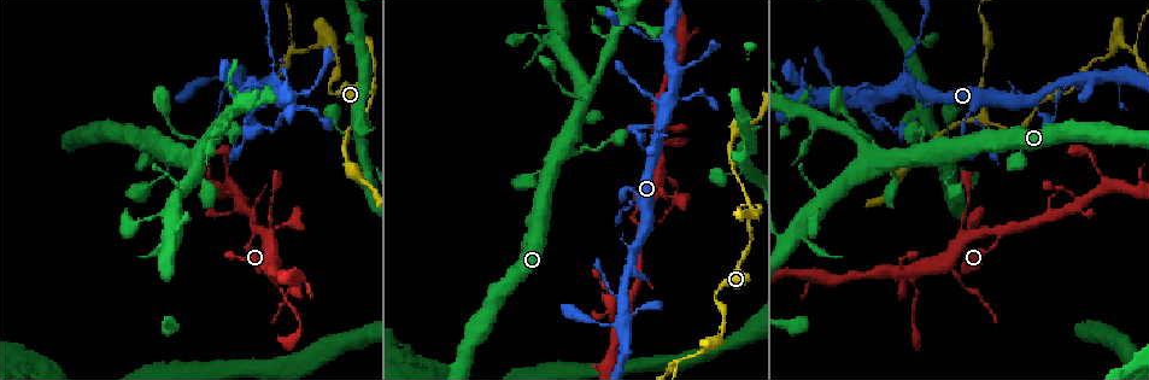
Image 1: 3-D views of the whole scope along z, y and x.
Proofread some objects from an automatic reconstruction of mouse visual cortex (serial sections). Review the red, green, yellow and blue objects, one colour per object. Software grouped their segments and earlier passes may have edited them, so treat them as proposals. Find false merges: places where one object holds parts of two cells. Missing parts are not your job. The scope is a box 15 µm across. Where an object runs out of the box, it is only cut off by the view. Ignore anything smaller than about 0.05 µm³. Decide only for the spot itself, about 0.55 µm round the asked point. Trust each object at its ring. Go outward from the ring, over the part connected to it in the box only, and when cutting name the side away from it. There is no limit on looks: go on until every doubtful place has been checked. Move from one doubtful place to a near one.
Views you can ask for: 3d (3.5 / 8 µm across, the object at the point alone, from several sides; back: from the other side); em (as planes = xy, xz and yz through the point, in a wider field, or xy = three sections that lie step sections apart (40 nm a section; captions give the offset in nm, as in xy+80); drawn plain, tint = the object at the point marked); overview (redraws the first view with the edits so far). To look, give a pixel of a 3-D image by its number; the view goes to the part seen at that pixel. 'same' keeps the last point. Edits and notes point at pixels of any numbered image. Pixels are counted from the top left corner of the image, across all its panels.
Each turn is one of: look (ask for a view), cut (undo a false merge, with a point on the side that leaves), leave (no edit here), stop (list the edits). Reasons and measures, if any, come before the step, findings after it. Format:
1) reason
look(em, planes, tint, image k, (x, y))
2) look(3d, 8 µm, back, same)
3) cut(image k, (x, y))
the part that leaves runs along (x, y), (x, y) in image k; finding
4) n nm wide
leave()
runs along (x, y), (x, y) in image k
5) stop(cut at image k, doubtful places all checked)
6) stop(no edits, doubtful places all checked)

a narrow waist
look(3d, 3.5 µm, image 1, (905, 58))

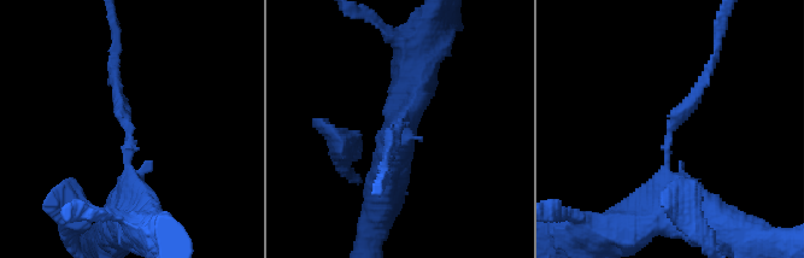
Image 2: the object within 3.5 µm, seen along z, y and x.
look(em, xy, step 2, tint, image 2, (667, 133))

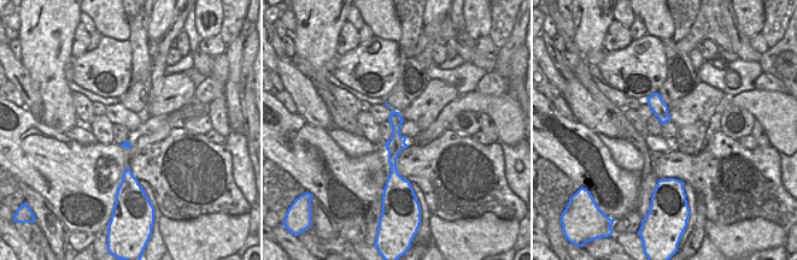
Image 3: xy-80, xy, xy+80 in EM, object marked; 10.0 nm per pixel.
leave()
runs along (396, 114), (391, 178) in image 3; continuous, no second cell

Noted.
narrows sharply
look(3d, 8 µm, image 1, (998, 235))

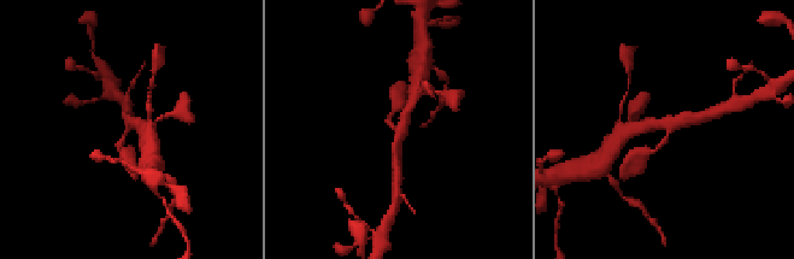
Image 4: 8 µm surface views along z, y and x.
zoom in
look(3d, 3.5 µm, image 4, (397, 131))

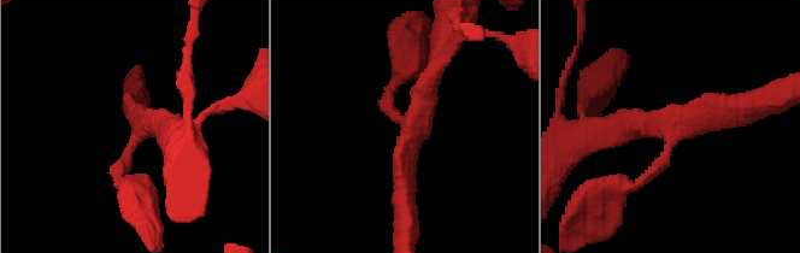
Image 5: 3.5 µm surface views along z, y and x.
3 arms; arms of 150, 250, 250 nm
look(em, xy, step 1, tint, image 5, (671, 132))

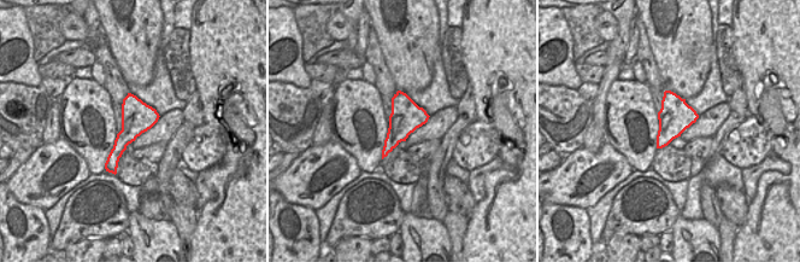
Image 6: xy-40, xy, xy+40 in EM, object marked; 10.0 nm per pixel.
leave()
runs along (124, 187), (140, 131), (169, 128) in image 5; all the same cell

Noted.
thick turns thin
look(3d, 3.5 µm, image 1, (948, 269))

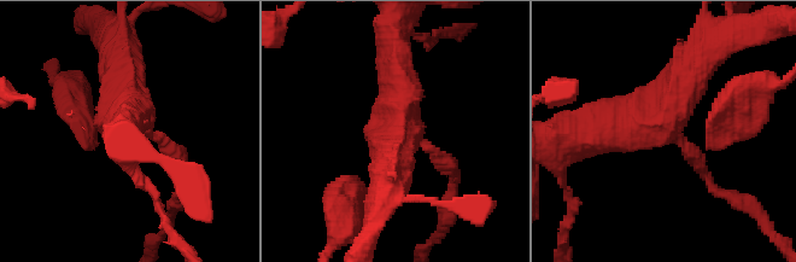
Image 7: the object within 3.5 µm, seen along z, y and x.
3 arms; arms of 200, 450, 500 nm; need the tissue
look(em, planes, tint, image 7, (418, 137))

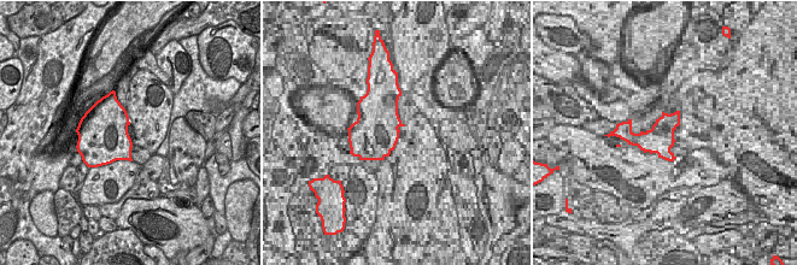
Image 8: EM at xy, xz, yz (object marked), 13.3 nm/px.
leave()
runs along (707, 51), (661, 117), (586, 137) in image 7; continuous, no second cell

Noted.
calibre changes
look(3d, 3.5 µm, image 1, (664, 141))

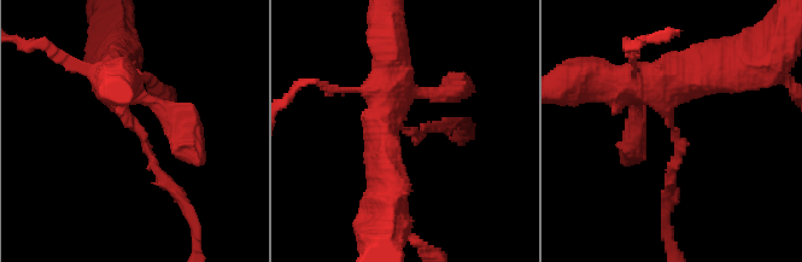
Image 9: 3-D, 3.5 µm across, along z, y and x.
arms of 150, 450 nm
leave()
runs along (110, 73), (126, 121), (177, 192) in image 9; all the same cell

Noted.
three arms meet
look(3d, 3.5 µm, image 1, (1131, 52))

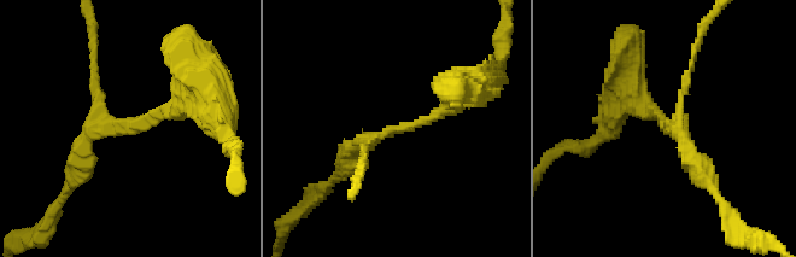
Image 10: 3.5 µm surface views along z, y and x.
3 arms; arms of 100, 150, 300 nm
look(em, planes, tint, image 10, (377, 138))

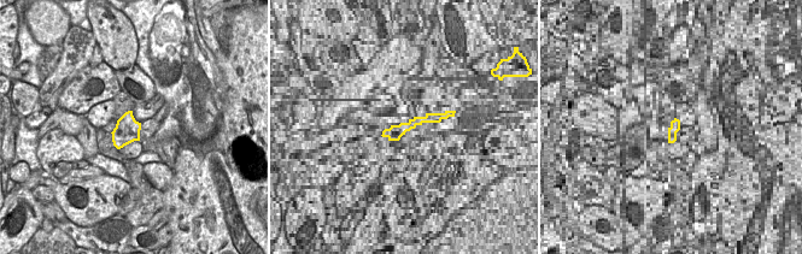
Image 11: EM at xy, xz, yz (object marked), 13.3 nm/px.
look(em, xy, step 5, tint, same)

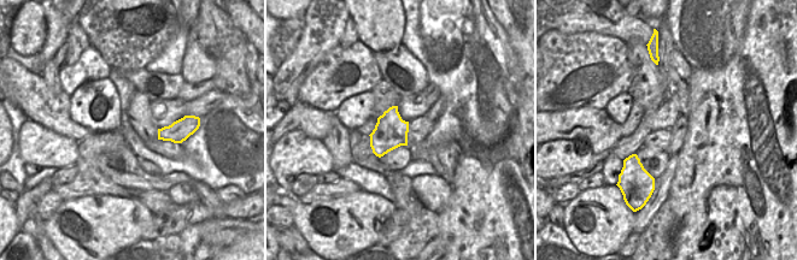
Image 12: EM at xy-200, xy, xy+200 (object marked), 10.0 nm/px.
leave()
runs along (175, 110), (97, 126), (71, 185) in image 10; all the same cell

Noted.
thick turns thin
look(3d, 3.5 µm, image 1, (1069, 80))

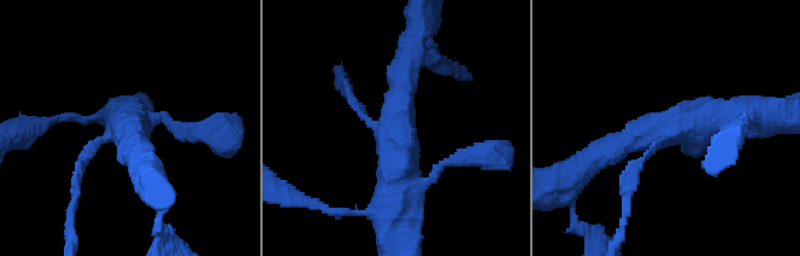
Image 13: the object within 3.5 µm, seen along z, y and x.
3 arms; arms of 100, 300, 500 nm; shape alone is not enough
look(em, xy, step 2, tint, image 13, (127, 130))

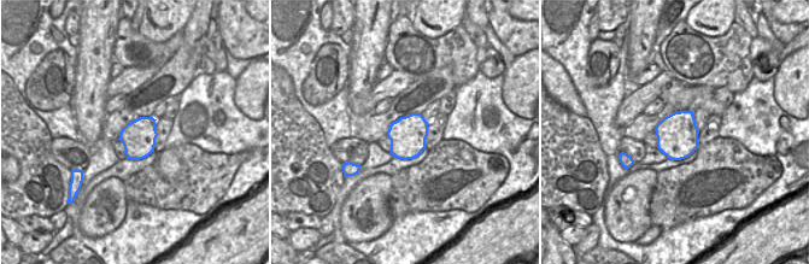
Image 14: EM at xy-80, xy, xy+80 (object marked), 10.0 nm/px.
leave()
runs along (595, 157), (675, 123), (743, 112) in image 13; one cell here

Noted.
stop(no edits, doubtful places all checked)

